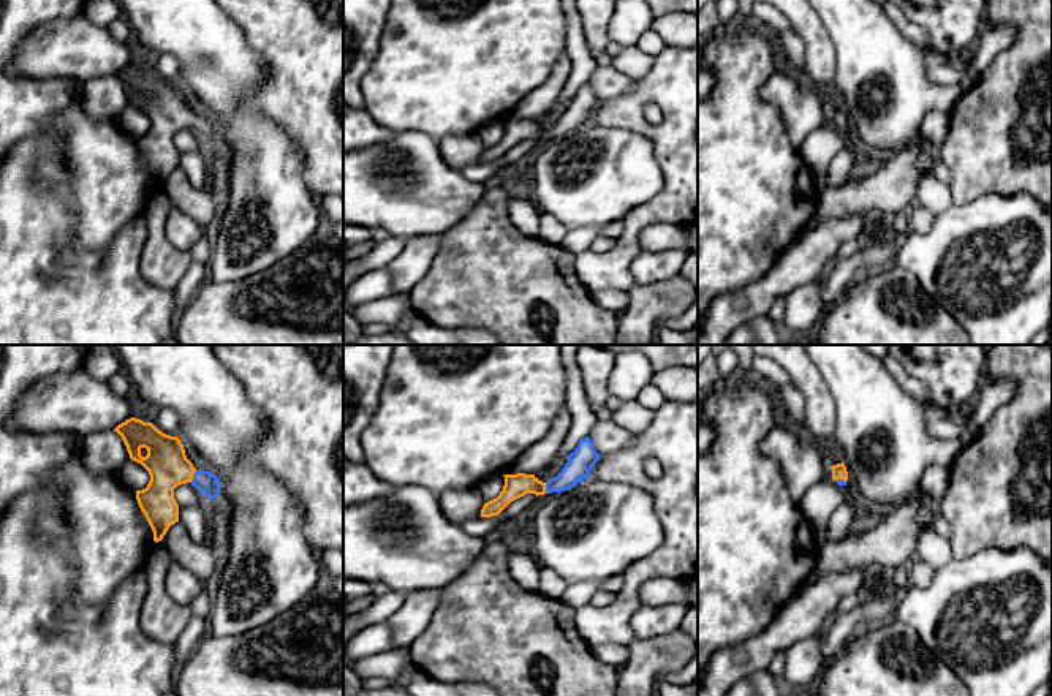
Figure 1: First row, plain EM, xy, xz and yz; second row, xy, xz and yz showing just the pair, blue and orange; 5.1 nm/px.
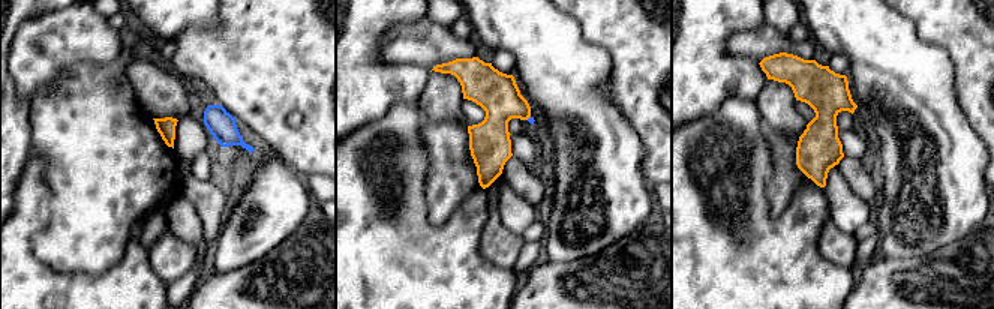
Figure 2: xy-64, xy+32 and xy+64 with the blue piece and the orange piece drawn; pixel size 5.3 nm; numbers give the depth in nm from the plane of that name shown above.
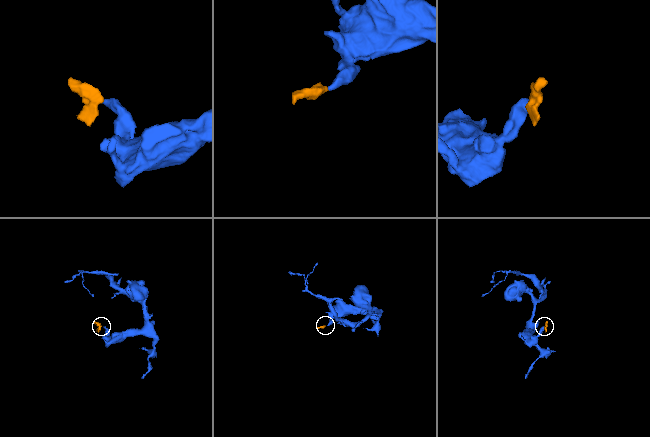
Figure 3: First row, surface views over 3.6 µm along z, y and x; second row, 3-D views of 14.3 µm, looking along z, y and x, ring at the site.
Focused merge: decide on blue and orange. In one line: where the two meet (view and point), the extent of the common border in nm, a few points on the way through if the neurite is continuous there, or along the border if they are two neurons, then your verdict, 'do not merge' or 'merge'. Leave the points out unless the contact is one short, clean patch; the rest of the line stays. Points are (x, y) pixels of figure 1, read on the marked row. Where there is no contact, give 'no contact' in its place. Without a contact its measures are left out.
meets blue in xy at (193, 476); contact 70 nm long; runs through xy (204, 481), (193, 476), (173, 469), (166, 462); merge

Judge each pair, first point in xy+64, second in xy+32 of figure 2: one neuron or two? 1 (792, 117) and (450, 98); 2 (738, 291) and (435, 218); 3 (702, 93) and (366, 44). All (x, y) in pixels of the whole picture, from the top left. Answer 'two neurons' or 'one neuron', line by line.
1: one neuron
2: two neurons
3: one neuron

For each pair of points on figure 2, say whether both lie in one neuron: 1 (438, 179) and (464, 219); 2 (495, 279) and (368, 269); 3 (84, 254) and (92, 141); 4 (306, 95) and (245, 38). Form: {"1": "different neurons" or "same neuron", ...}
{"1": "different neurons", "2": "same neuron", "3": "same neuron", "4": "same neuron"}

